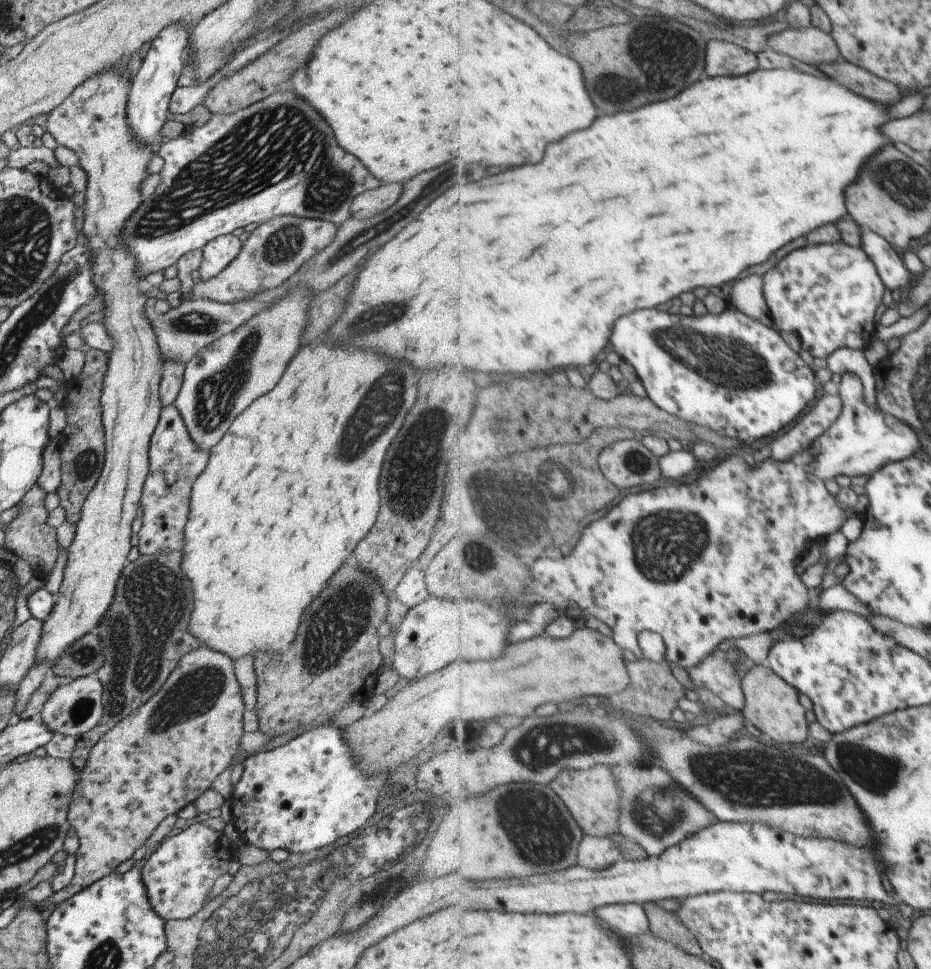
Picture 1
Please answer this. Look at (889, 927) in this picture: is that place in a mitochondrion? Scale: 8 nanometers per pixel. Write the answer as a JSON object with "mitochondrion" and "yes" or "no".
{"mitochondrion":"no"}

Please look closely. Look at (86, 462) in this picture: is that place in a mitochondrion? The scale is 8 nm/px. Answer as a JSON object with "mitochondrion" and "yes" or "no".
{"mitochondrion":"yes"}

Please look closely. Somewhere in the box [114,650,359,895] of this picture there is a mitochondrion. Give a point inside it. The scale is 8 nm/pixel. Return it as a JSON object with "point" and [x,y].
{"point":[194,692]}

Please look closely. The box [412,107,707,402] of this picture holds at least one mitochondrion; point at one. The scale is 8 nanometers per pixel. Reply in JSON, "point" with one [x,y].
{"point":[441,177]}

